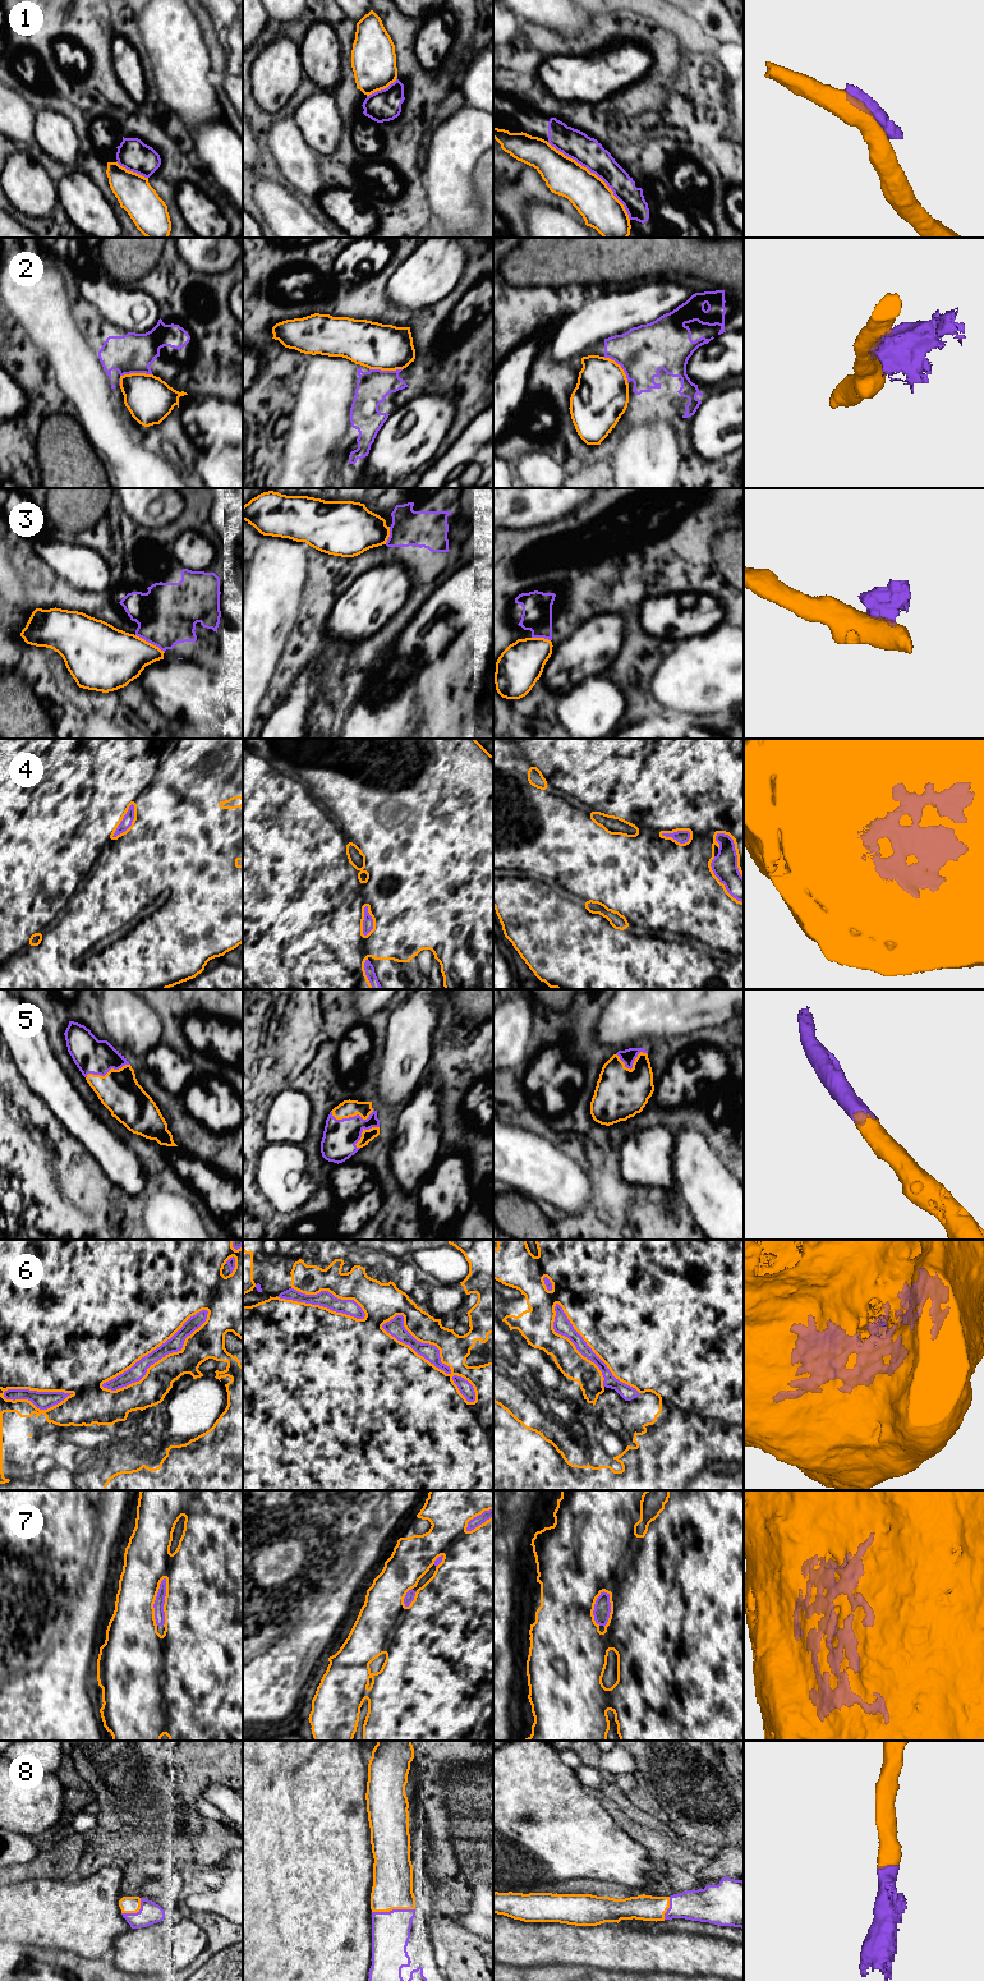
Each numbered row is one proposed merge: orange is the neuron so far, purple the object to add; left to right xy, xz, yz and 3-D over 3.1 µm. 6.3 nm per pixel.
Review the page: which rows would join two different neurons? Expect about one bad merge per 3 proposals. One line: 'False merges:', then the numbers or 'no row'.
False merges: 1, 2, 3

